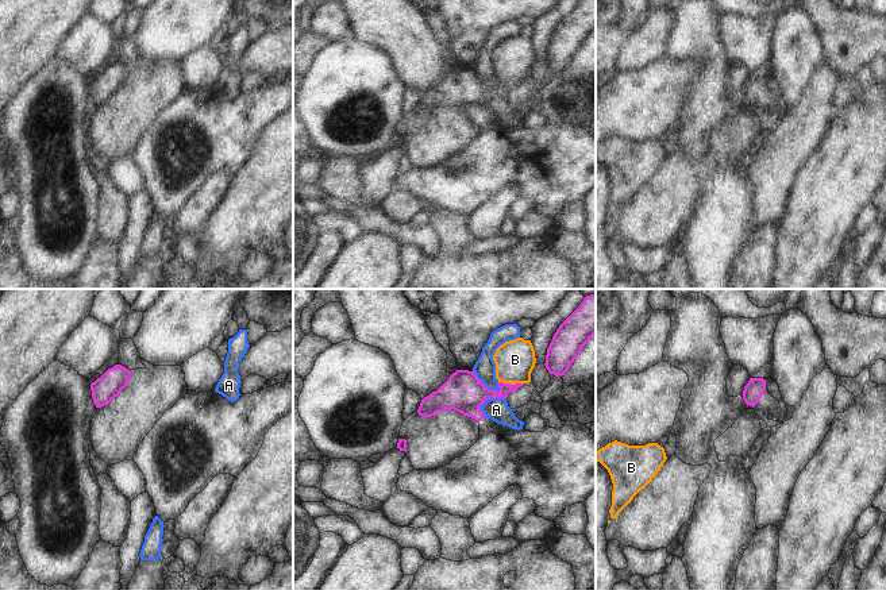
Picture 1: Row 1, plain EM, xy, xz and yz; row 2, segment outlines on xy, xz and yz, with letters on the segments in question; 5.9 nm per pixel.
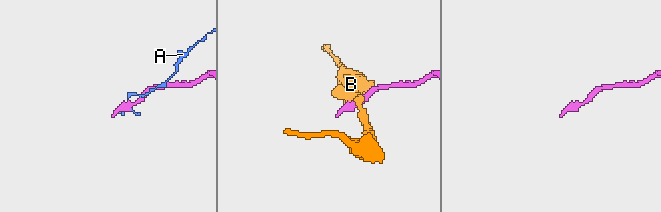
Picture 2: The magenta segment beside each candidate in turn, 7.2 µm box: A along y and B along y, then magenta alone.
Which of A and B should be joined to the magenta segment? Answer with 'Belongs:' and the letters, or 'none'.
Belongs: none

